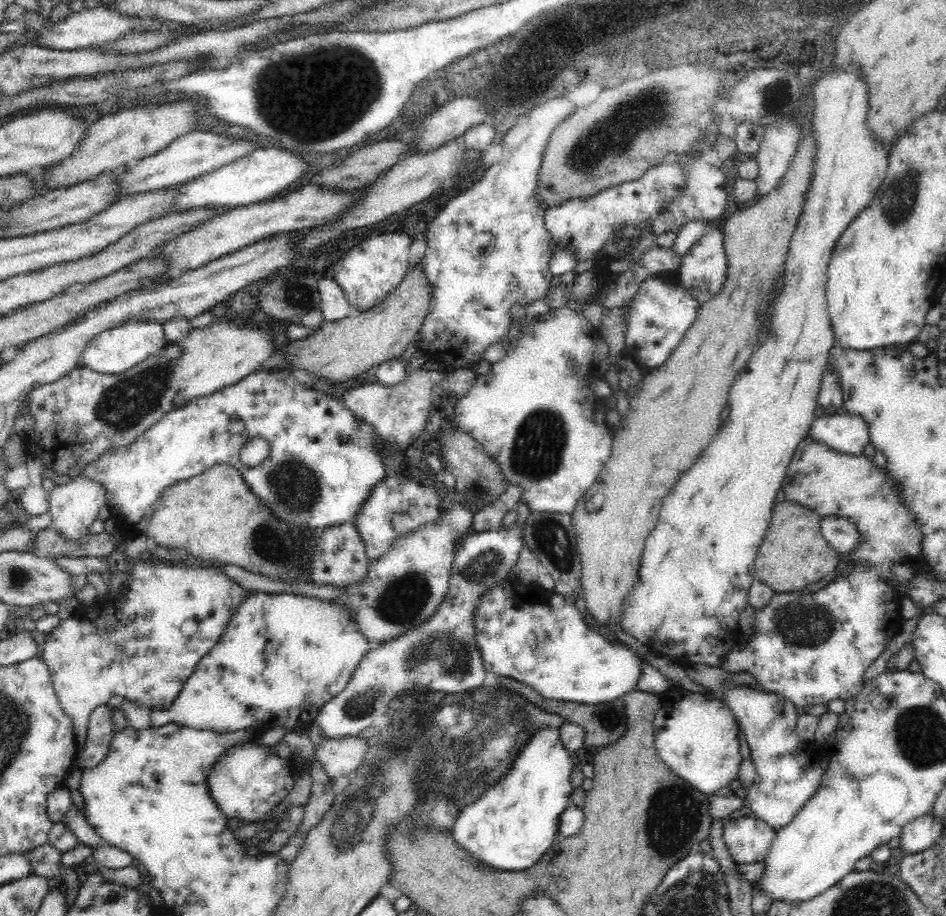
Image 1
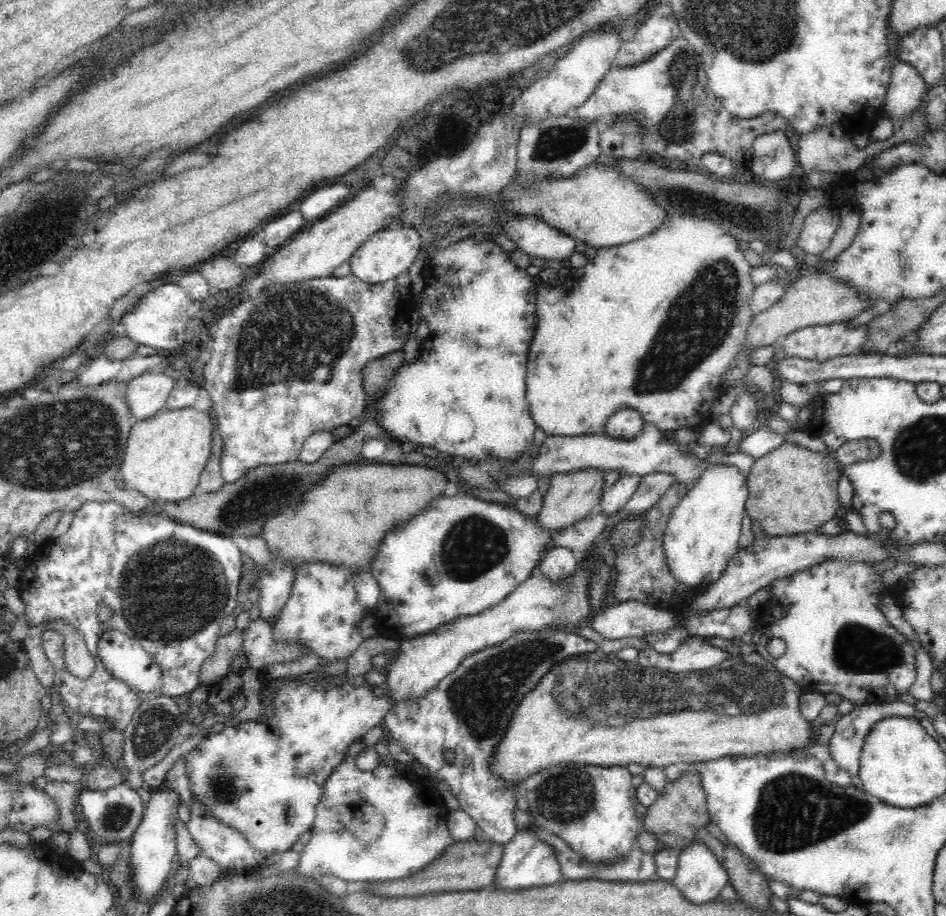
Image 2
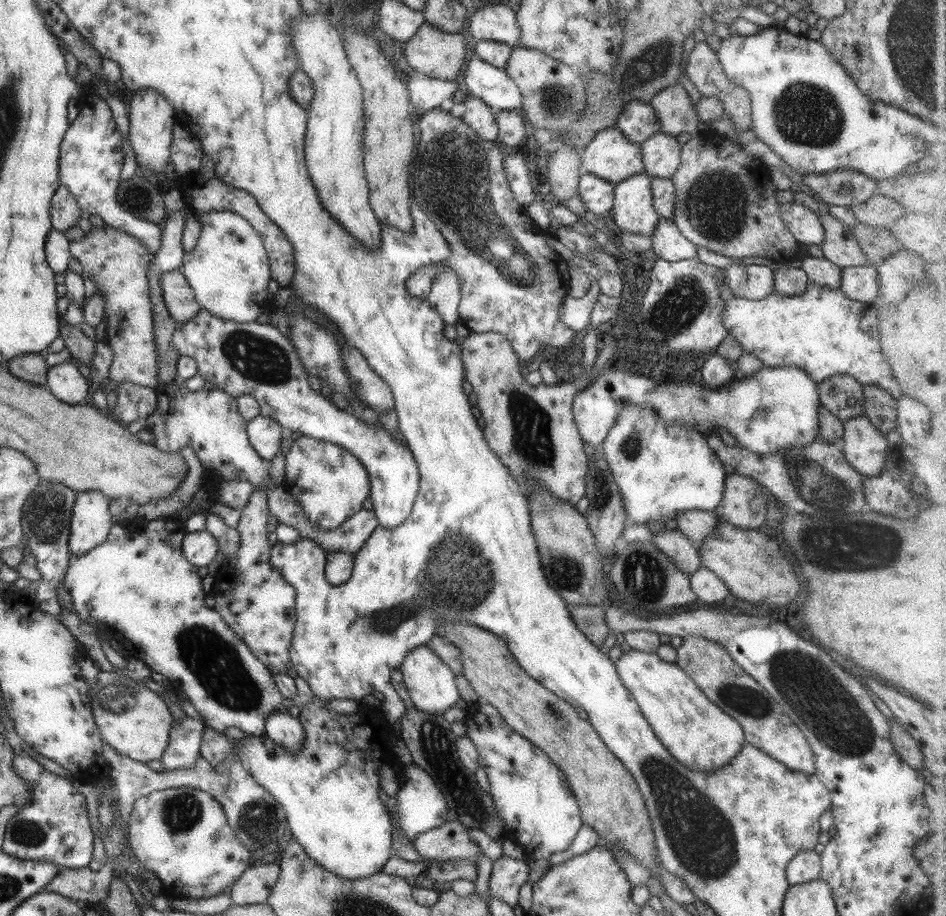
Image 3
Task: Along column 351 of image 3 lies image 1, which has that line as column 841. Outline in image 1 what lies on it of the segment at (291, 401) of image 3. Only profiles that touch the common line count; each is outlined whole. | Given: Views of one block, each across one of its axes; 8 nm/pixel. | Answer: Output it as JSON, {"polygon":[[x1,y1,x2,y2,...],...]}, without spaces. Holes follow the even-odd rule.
{"polygon":[[848,412,815,417,807,436,811,442,823,444,830,451,852,457,863,456,869,442,866,423]]}

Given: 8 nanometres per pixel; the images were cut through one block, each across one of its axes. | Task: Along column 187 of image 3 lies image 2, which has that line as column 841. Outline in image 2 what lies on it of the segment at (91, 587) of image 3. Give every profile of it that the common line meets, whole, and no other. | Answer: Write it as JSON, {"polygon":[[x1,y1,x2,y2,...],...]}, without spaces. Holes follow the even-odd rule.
{"polygon":[[822,562,822,564,816,564,808,570,802,570,802,572,796,572,792,576,786,576,786,578,780,578,776,582,772,582,773,589,770,593,770,597,765,604,757,610,757,626,760,630,760,640,754,644,755,652,758,657,762,658,766,663,772,665,780,675,786,677,790,681,794,681,794,685,802,691,802,694,818,693,822,696,835,698,836,700,848,701,853,708,858,706,888,706,901,702,902,696,909,694,910,688,917,681,916,672,916,653,912,641,908,640,902,633,899,633,888,622,886,617,882,615,880,609,876,608,876,596,879,590,884,590,884,587,880,585,880,574,872,571,872,564,862,564,861,562],[770,638,782,638,786,640,788,644,788,650,784,656,780,658,774,658,769,656,765,646]]}

